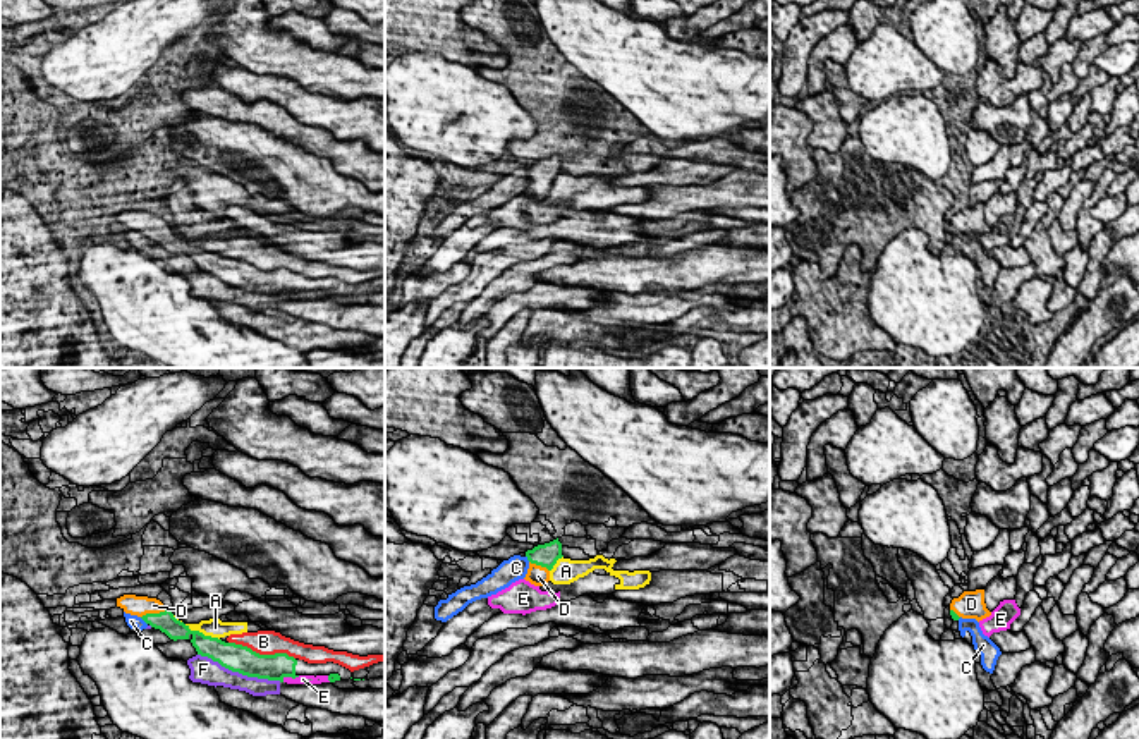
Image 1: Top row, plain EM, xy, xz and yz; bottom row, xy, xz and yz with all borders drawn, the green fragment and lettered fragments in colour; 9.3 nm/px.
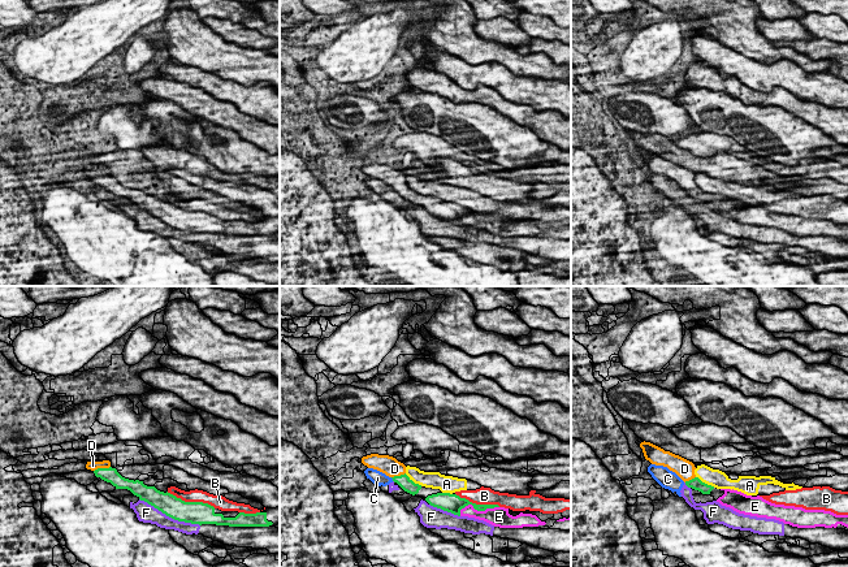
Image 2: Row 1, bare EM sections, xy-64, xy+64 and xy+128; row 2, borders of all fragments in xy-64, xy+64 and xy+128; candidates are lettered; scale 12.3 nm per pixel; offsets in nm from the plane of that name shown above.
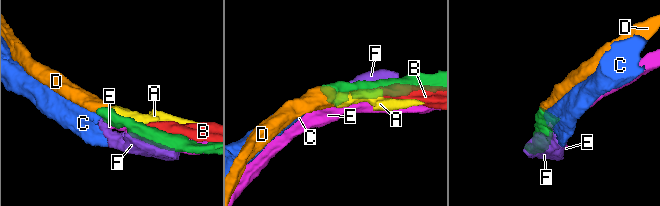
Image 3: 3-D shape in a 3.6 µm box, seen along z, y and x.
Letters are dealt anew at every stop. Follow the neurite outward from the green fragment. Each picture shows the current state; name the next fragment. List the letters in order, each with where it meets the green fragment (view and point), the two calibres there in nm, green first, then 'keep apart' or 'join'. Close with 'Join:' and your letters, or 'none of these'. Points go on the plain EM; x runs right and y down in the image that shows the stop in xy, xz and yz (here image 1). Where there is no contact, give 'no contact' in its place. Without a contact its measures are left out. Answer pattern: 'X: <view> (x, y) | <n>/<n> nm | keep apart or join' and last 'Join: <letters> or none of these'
A: xy (201, 248) | 200/180 nm | keep apart
B: xy (261, 270) | 260/220 nm | keep apart
C: xy (143, 234) | 190/100 nm | keep apart
D: xy (153, 229) | 190/190 nm | join
E: xy (291, 291) | 260/100 nm | keep apart
F: xy (239, 287) | 260/220 nm | keep apart
Join: D

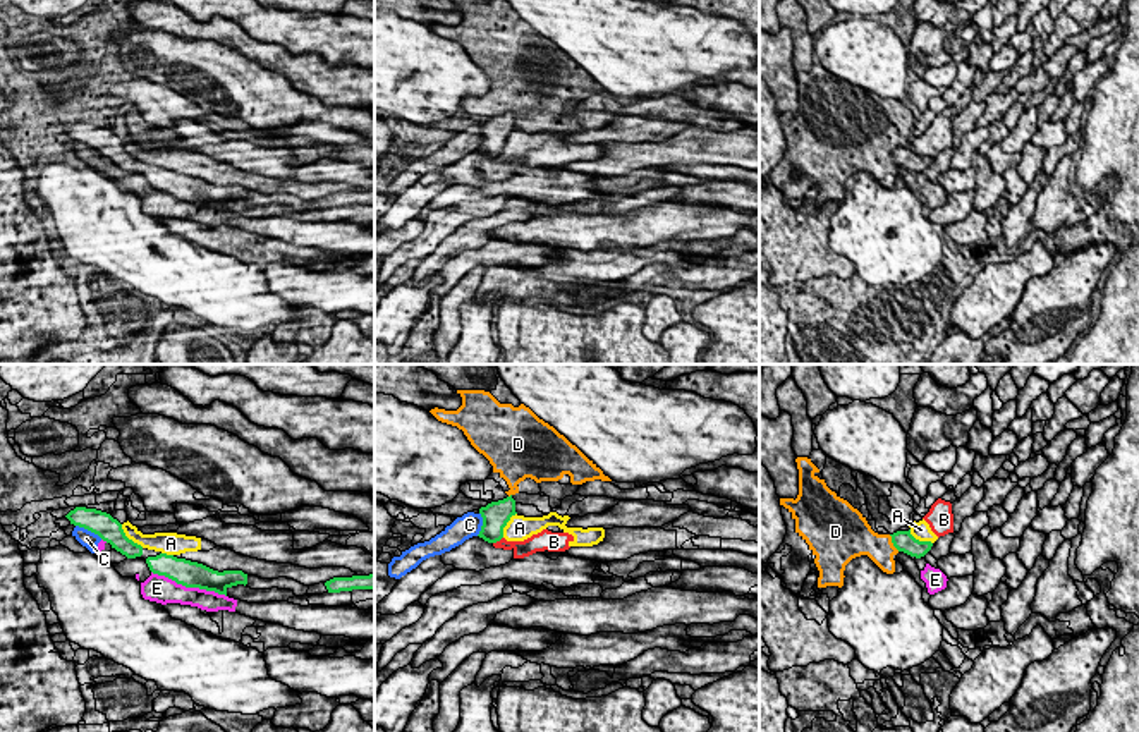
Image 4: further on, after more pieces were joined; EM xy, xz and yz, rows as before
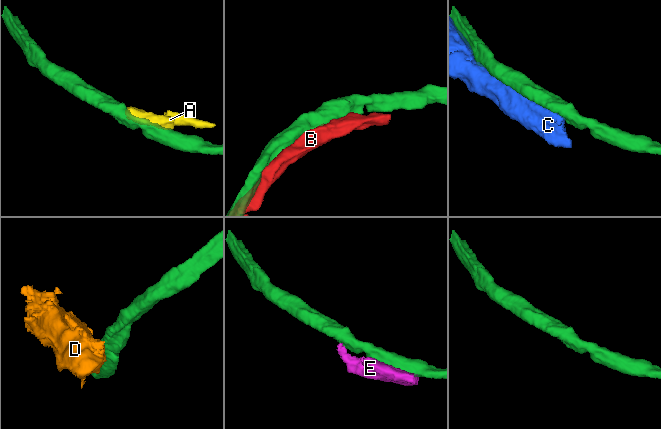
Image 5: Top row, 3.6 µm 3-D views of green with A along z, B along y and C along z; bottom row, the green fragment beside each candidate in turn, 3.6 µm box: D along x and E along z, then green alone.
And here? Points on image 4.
A: xy (127, 153) | 220/160 nm | keep apart
B: xz (497, 155) | 260/160 nm | keep apart
C: xy (90, 145) | 220/160 nm | keep apart
D: yz (892, 157) | 190/260 nm | keep apart
E: xy (189, 201) | 260/240 nm | keep apart
Join: none of these

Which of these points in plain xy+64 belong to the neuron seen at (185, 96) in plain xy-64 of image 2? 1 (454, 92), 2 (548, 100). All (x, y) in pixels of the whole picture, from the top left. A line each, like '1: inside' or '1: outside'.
1: inside
2: outside

